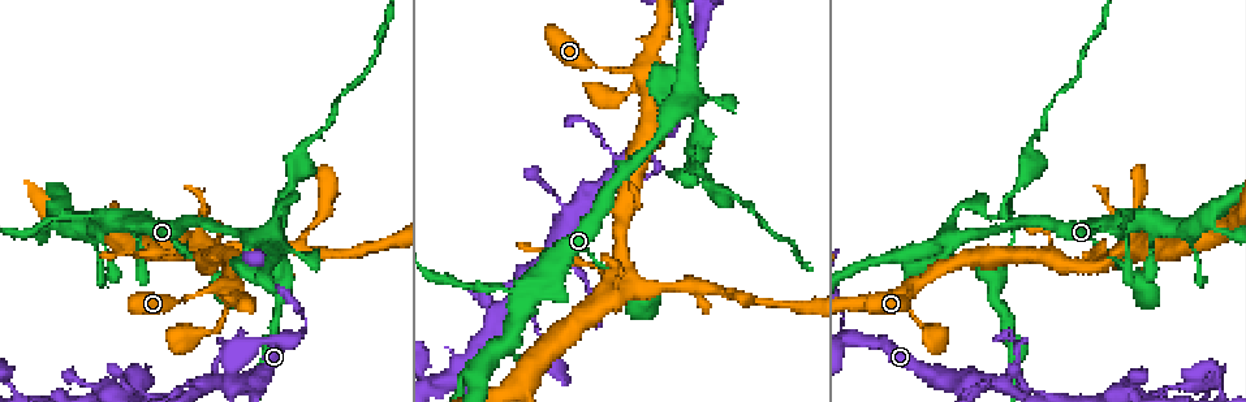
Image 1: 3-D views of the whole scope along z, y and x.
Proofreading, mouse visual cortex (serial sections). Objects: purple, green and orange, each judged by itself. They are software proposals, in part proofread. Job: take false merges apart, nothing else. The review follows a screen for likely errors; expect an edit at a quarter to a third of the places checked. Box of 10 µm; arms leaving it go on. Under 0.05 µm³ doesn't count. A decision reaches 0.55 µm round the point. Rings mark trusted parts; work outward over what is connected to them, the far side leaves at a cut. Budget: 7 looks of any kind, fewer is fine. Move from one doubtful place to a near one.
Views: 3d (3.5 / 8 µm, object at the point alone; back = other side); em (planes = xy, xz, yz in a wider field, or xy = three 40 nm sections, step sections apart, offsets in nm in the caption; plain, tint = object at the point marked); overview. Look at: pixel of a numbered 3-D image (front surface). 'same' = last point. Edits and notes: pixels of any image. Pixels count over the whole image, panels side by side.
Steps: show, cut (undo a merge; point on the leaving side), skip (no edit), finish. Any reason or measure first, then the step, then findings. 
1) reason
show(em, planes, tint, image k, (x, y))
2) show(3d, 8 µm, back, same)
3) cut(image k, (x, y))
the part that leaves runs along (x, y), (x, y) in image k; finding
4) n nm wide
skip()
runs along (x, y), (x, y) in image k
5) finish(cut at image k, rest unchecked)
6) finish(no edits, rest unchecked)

branch point
show(3d, 3.5 µm, image 1, (512, 294))

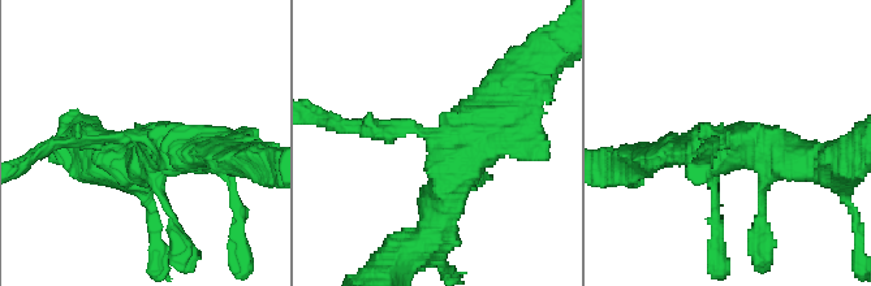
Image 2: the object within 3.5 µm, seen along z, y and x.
shape alone is not enough
show(em, xy, step 5, tint, image 2, (151, 136))

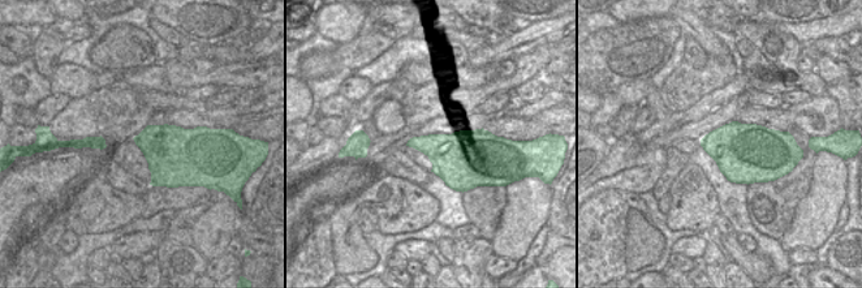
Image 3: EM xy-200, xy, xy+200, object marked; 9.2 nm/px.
skip()
continuous, no second cell

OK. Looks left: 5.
three arms meet
show(3d, 8 µm, image 1, (695, 164))

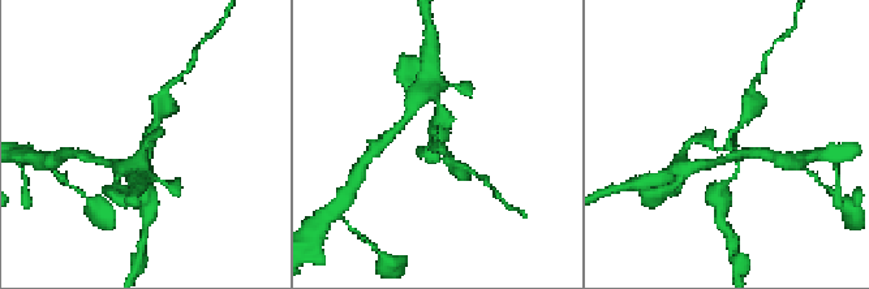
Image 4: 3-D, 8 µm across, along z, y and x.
show(em, xy, step 5, tint, same)

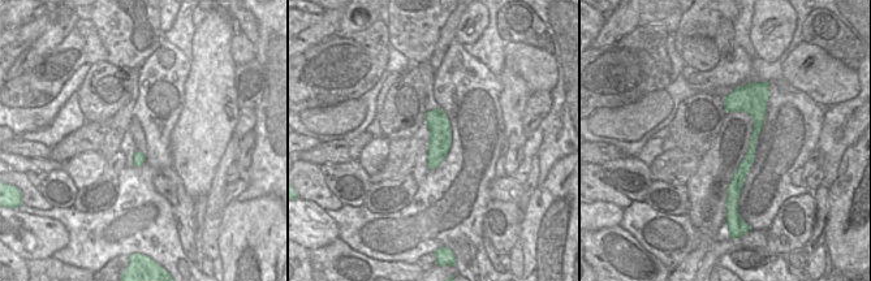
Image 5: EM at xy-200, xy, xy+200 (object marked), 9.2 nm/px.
arms of 150, 200, 200 nm
cut(image 4, (437, 146))
a second cell is stuck on

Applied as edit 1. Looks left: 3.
show(overview)

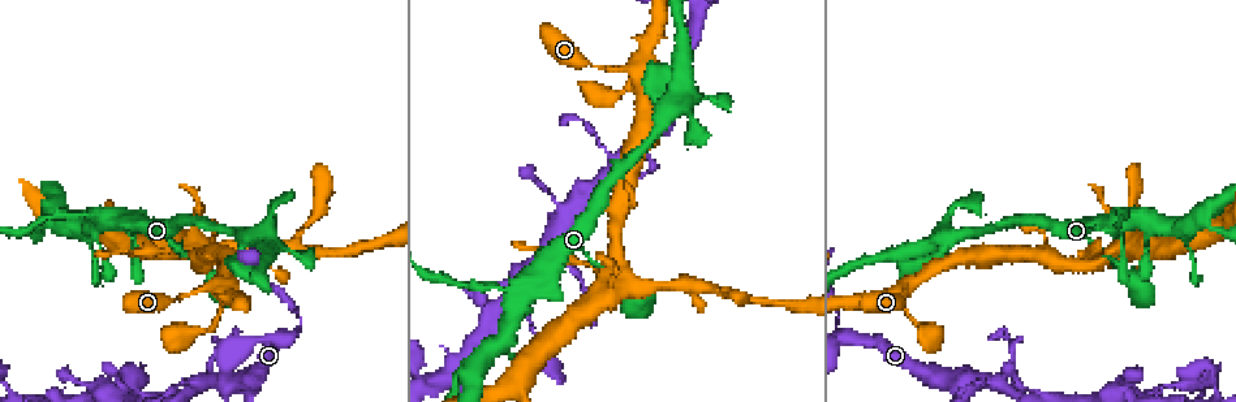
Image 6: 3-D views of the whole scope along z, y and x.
sharp bend
show(3d, 3.5 µm, image 6, (215, 290))

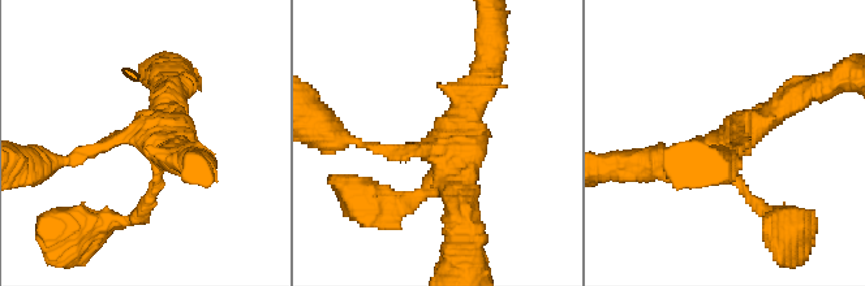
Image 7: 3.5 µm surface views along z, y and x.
4 arms; arms of 150, 150, 300, 350 nm
show(em, xy, step 1, tint, image 7, (736, 136))

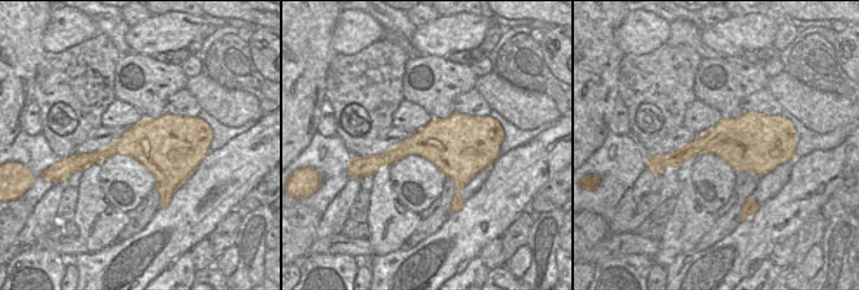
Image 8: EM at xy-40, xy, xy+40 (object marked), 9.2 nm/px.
skip()
all the same cell

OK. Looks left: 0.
finish(cut at image 4, rest unchecked)

